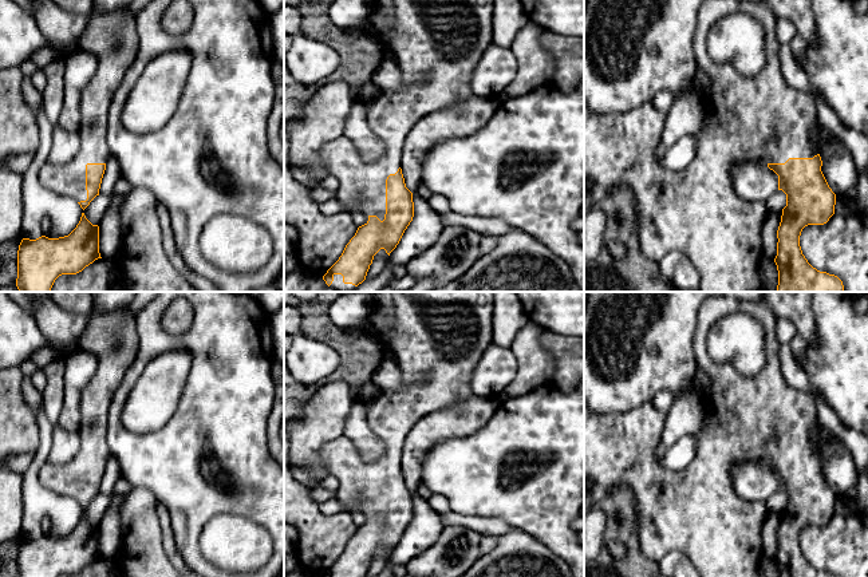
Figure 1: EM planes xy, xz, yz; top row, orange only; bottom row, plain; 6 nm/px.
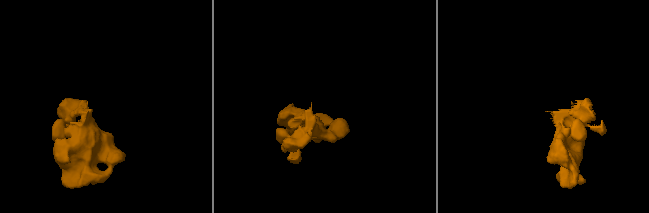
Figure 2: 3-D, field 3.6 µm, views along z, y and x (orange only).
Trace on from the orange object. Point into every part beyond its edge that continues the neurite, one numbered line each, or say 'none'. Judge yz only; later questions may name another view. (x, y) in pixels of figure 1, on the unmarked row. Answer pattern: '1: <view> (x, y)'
1: yz (756, 419)

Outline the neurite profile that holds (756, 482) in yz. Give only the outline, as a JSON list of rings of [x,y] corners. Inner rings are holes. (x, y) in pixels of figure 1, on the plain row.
[[[738,463],[731,474],[733,490],[742,499],[765,502],[778,490],[778,475],[768,463]]]

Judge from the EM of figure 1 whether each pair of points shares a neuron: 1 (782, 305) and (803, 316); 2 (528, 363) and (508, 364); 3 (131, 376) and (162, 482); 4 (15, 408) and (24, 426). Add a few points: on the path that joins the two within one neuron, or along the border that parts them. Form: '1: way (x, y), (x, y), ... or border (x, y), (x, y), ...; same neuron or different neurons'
1: way (788, 305), (797, 311); same neuron
2: border (511, 348), (517, 363), (517, 372), (504, 392); different neurons
3: way (117, 403), (117, 434), (138, 455); same neuron
4: way (15, 413), (20, 422); same neuron

